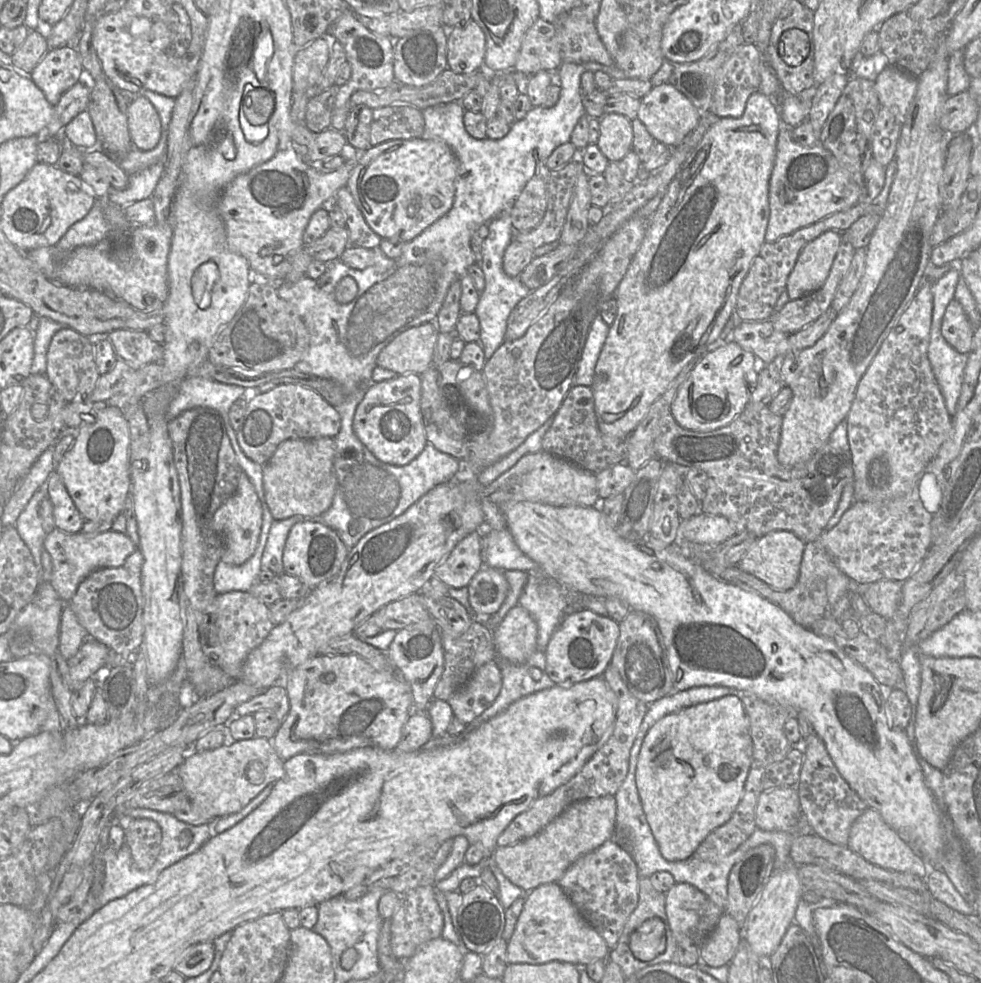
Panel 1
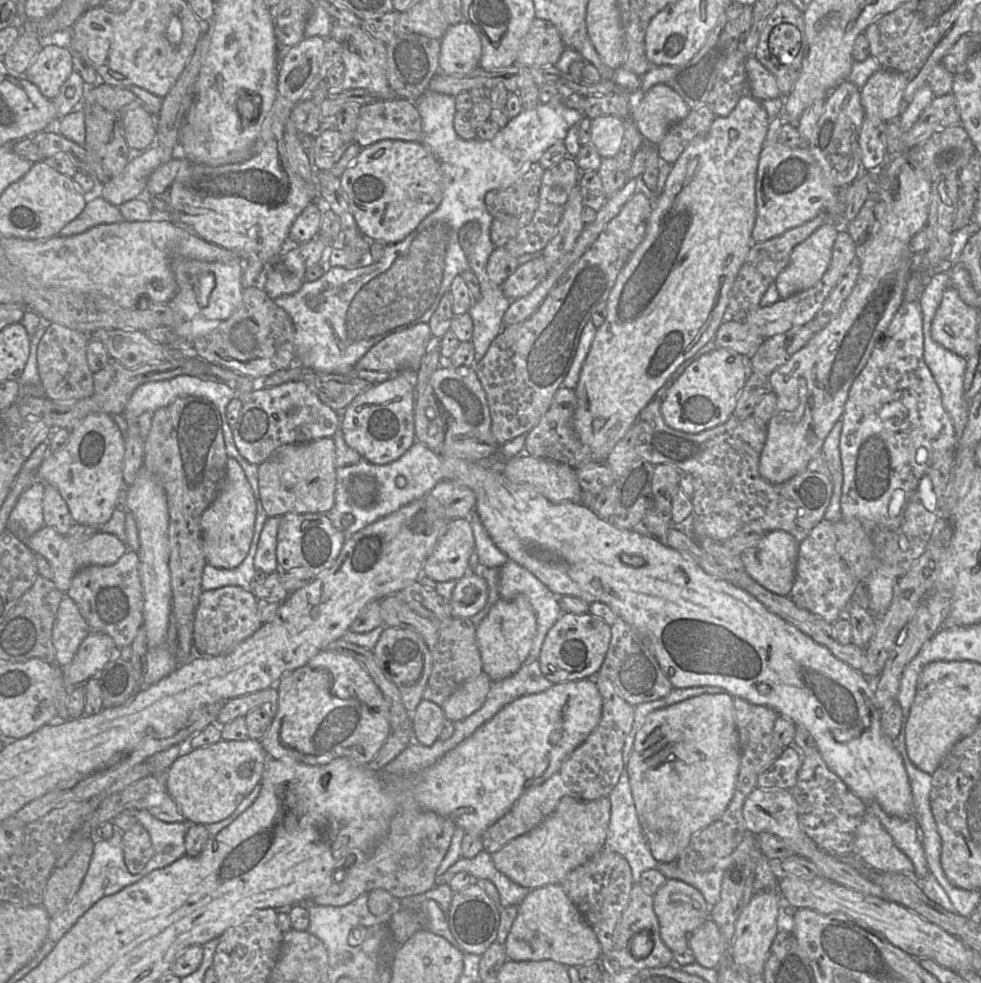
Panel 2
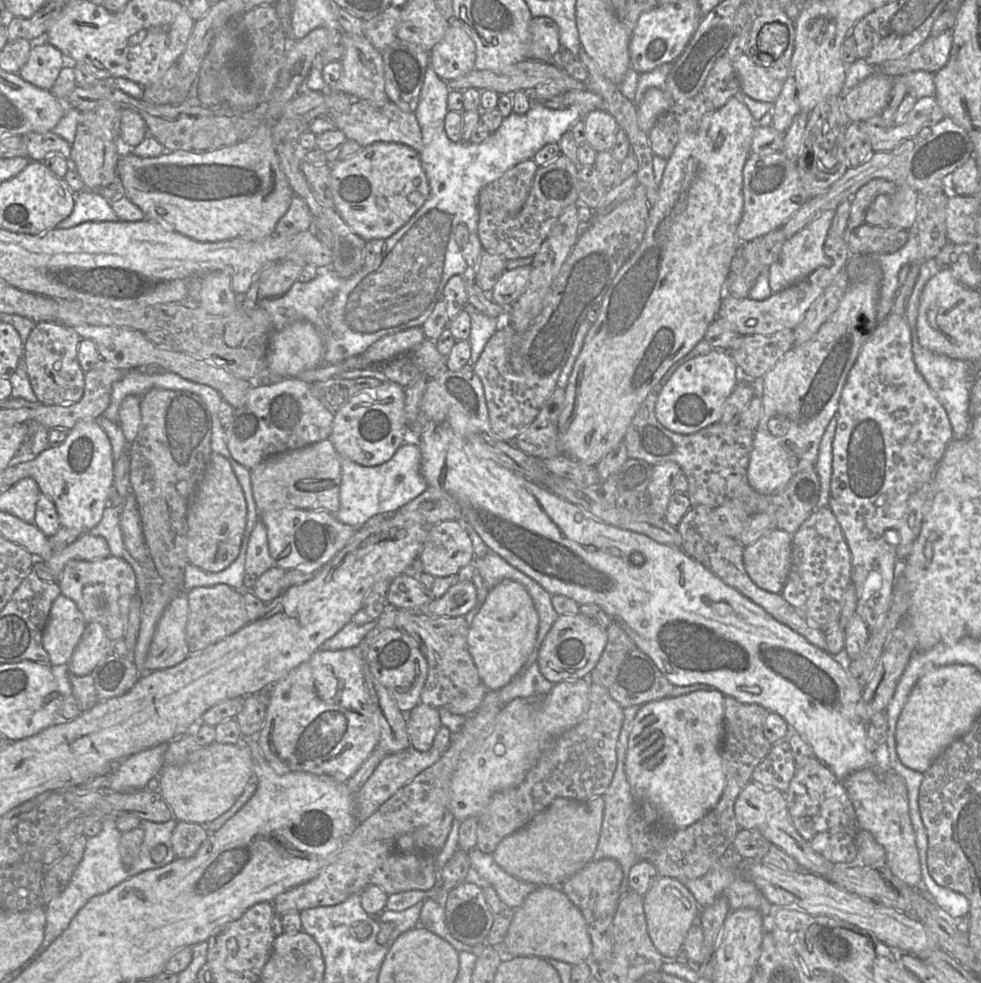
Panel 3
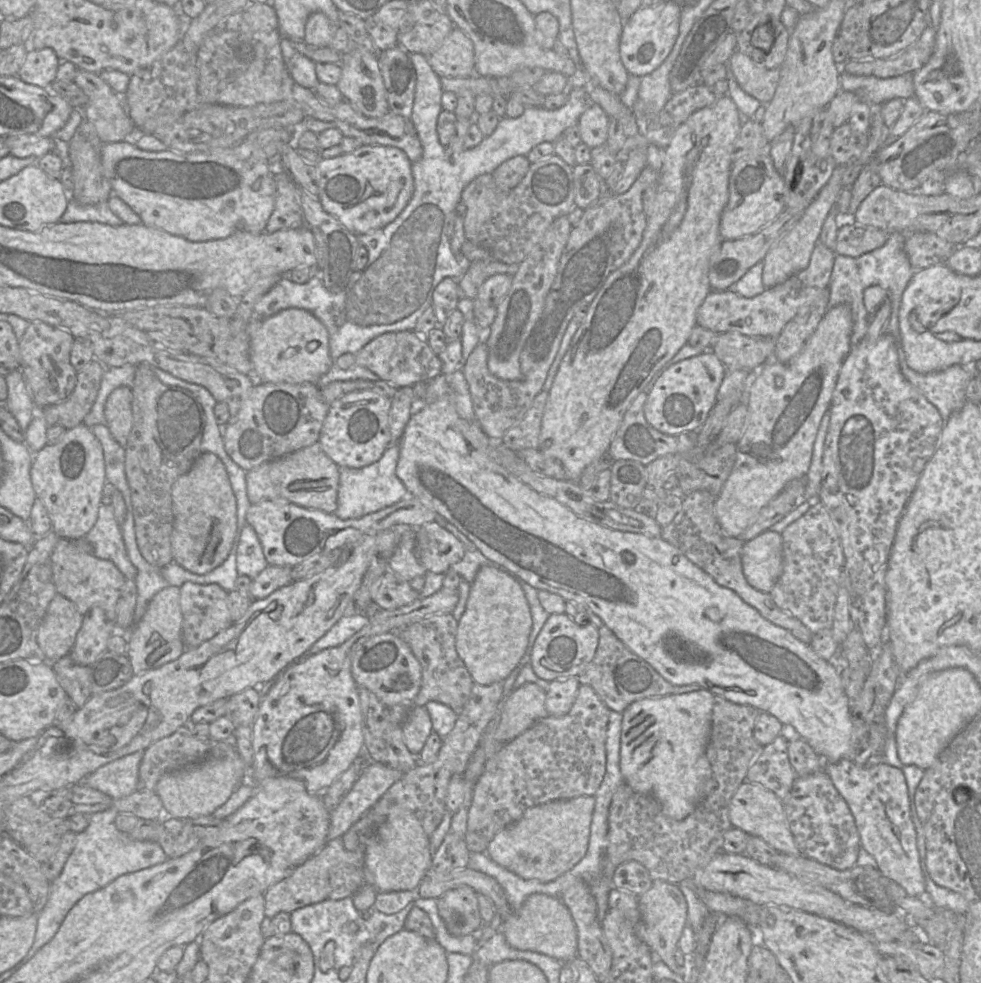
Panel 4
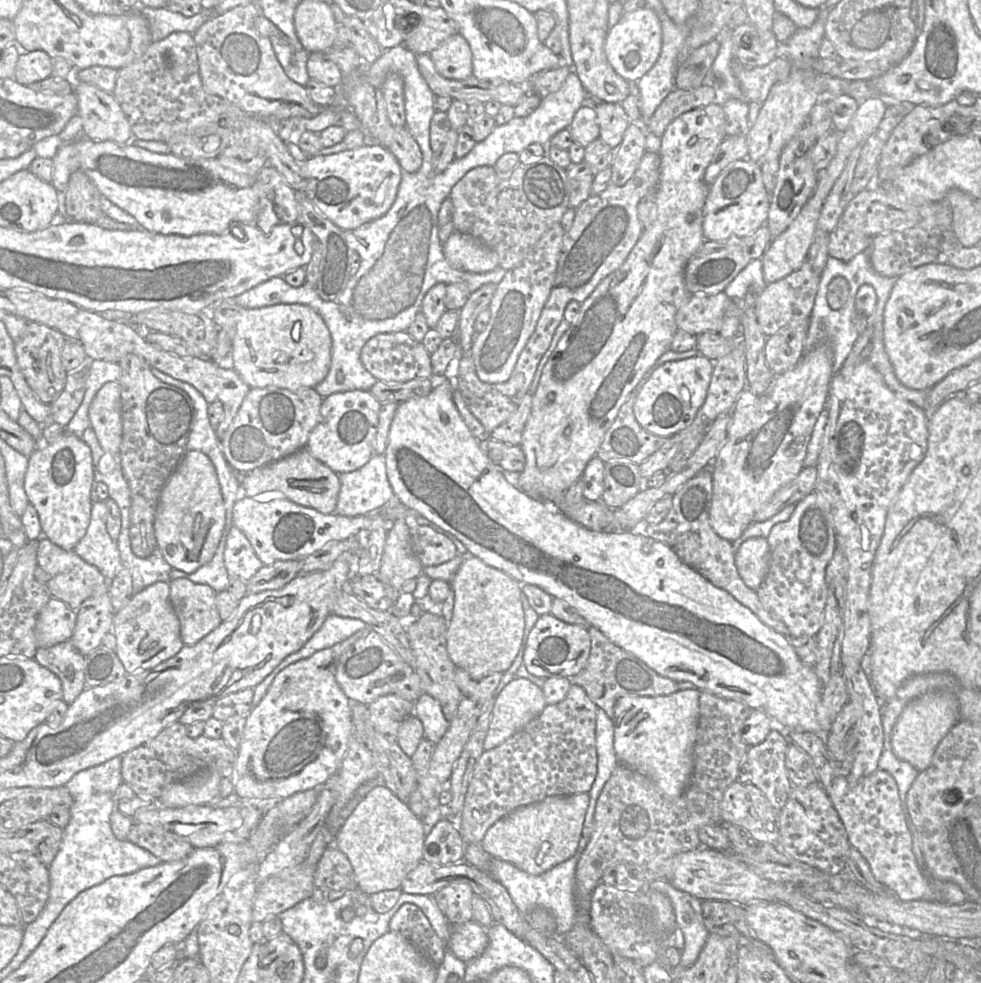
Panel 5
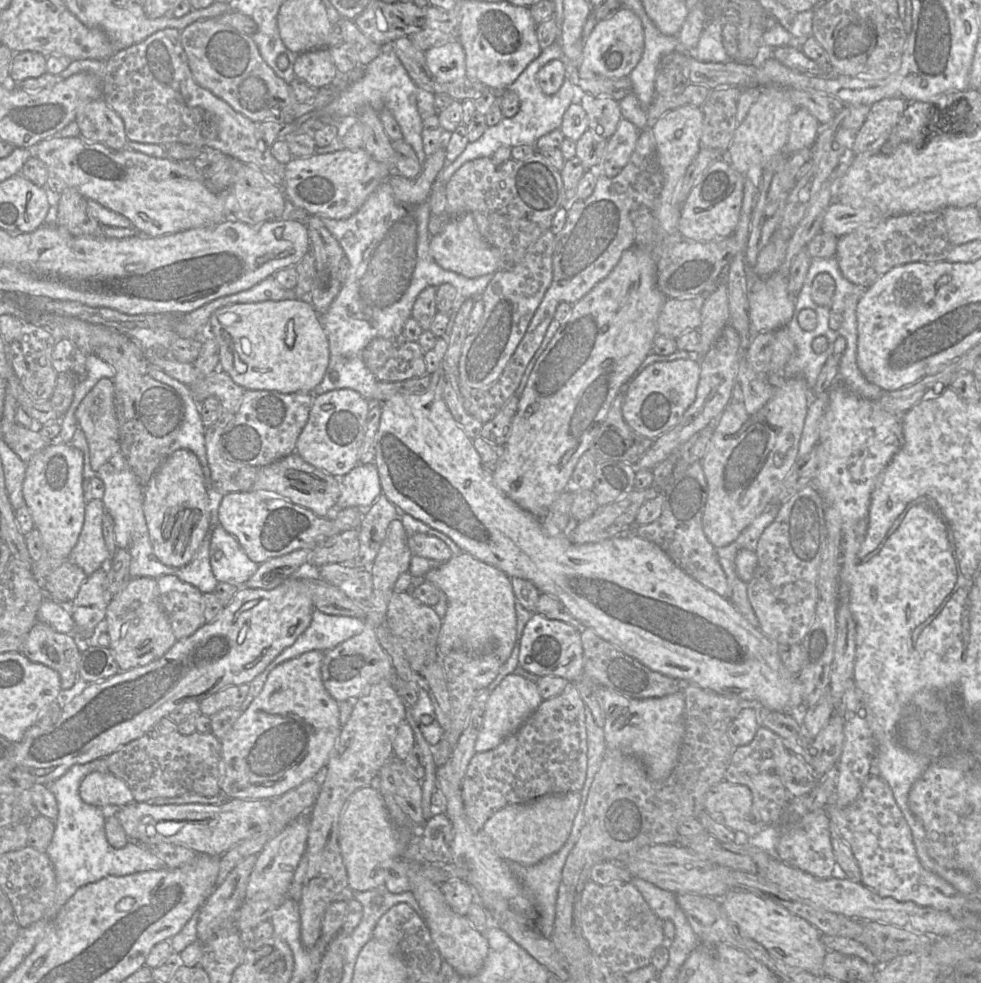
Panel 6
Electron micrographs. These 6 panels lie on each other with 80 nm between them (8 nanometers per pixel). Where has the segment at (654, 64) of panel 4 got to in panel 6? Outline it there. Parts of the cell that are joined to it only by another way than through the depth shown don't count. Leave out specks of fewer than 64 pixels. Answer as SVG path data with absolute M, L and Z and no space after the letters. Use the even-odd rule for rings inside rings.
M620 8L612 16L596 23L584 41L579 74L584 78L628 77L640 61L644 49L644 29L640 18L630 9Z

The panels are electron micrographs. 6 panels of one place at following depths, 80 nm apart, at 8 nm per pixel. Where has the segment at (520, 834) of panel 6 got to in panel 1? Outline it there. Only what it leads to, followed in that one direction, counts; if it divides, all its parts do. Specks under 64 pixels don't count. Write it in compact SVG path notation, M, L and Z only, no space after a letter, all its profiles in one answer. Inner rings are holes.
M605 795L573 802L537 834L517 843L497 847L493 862L514 885L529 892L546 883L557 883L581 856L614 839L616 800Z

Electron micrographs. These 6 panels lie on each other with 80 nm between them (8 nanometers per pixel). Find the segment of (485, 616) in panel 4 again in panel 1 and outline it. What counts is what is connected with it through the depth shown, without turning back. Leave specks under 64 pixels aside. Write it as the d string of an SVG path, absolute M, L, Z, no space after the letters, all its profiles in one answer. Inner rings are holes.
M518 605L512 607L492 629L492 636L499 659L512 664L524 663L537 649L535 619Z

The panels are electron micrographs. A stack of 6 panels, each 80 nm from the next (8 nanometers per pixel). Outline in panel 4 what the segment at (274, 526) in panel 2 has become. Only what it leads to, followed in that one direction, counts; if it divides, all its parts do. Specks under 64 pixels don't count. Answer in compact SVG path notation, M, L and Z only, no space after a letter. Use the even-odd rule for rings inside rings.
M246 525L239 530L239 540L236 545L238 574L246 575L253 580L267 566L268 563L255 530Z

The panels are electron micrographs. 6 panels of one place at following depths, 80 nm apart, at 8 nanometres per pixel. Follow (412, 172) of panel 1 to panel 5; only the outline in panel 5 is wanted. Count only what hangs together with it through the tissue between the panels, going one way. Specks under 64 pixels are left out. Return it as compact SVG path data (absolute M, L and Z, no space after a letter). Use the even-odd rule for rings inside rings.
M379 144L311 156L302 164L306 178L304 195L323 216L343 230L354 230L383 216L396 199L403 171L394 154Z

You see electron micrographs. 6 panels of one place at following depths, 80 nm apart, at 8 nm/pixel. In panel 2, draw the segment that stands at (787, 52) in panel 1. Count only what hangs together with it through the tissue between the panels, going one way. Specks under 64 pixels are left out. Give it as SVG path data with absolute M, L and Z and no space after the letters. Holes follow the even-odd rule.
M783 23L775 26L768 39L770 52L781 64L793 63L800 50L803 50L806 55L808 46L804 30L798 30L792 24Z

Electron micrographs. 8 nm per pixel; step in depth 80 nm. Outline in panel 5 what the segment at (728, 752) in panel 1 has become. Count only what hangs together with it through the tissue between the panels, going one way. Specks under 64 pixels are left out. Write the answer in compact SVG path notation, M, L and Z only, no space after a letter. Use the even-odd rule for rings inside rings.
M694 688L665 696L627 695L614 706L614 749L618 763L644 773L669 798L681 796L691 780L700 694Z

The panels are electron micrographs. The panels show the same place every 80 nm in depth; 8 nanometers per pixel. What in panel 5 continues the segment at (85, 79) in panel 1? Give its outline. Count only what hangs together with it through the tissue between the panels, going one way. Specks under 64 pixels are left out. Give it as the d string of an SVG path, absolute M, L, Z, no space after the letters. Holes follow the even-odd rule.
M42 50L21 52L15 67L14 79L23 85L31 85L50 77L52 58Z

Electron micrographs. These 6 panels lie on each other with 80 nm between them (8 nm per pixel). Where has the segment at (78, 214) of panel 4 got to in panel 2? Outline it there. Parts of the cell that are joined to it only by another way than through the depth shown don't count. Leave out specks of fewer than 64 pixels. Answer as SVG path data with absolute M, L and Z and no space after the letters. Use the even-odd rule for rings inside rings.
M92 195L88 197L82 213L65 225L58 235L63 237L73 236L100 224L117 223L123 220L125 219L118 207L100 195Z

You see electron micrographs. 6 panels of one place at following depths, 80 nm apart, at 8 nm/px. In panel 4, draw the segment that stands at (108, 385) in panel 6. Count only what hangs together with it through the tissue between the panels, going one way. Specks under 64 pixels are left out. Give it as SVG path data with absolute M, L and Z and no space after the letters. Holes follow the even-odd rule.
M119 387L108 396L104 407L106 426L113 438L125 447L132 429L132 392L130 388Z

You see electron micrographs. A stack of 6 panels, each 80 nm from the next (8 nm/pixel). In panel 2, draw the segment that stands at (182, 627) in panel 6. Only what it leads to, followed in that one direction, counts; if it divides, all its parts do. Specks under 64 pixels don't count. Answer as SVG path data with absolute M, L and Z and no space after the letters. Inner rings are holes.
M225 586L204 590L200 597L193 621L193 651L197 656L219 656L257 631L262 622L257 612L257 598L251 590L236 586Z

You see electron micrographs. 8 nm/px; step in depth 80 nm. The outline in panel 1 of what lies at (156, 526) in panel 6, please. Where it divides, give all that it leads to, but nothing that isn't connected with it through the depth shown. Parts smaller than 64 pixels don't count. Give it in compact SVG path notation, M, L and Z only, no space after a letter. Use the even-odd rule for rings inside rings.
M245 473L239 477L236 492L228 498L214 513L212 523L225 541L225 550L221 556L222 562L230 565L241 565L254 553L262 523L261 503Z

